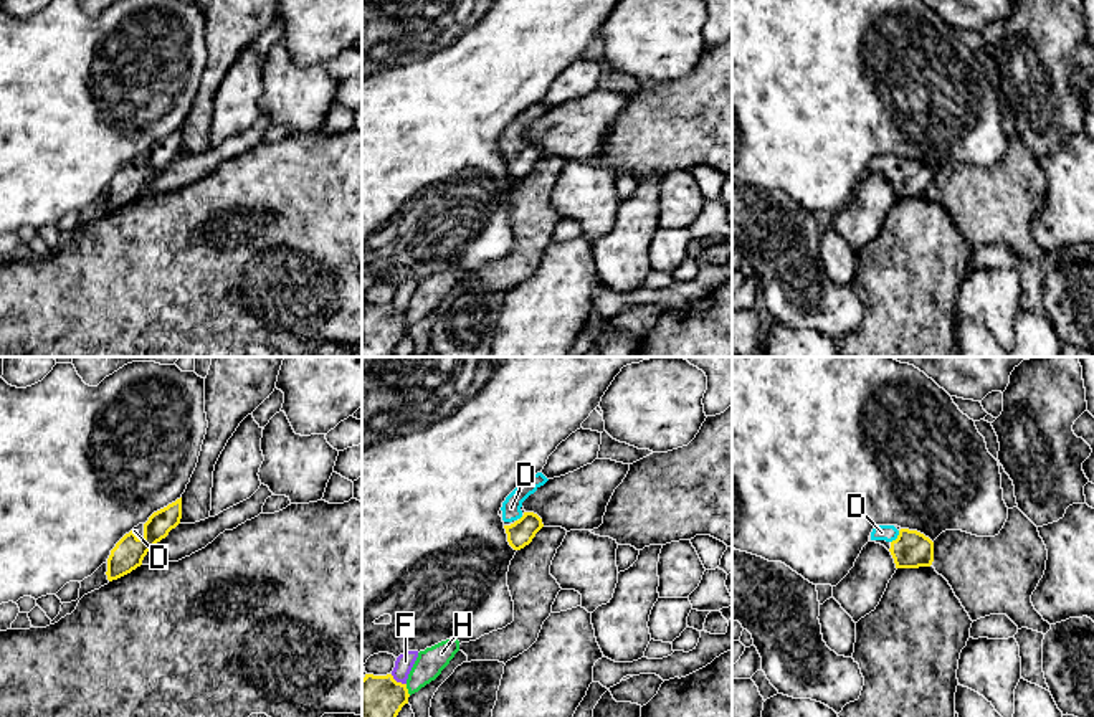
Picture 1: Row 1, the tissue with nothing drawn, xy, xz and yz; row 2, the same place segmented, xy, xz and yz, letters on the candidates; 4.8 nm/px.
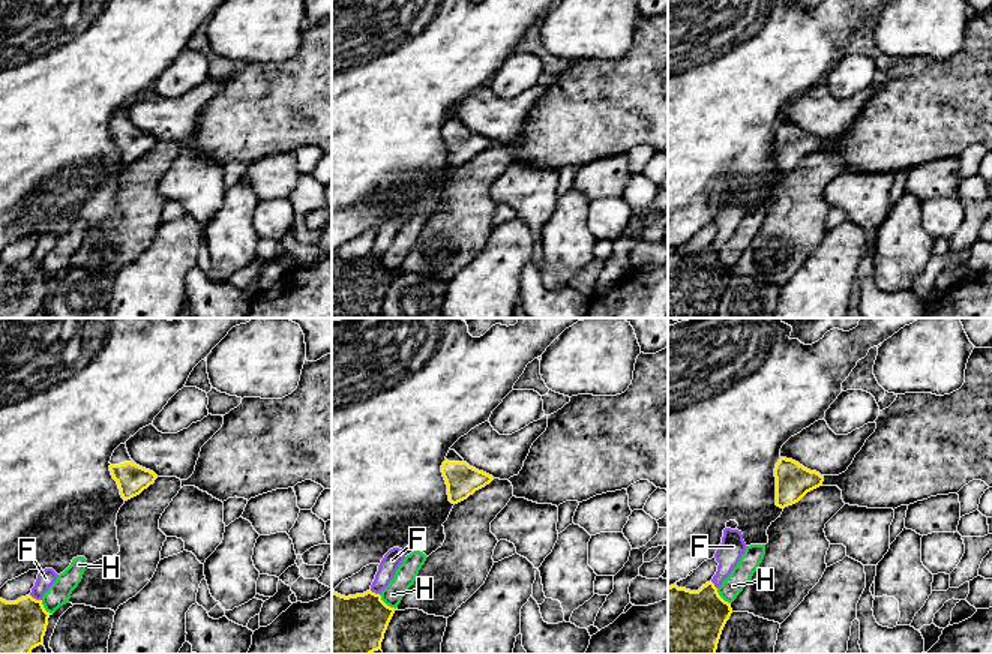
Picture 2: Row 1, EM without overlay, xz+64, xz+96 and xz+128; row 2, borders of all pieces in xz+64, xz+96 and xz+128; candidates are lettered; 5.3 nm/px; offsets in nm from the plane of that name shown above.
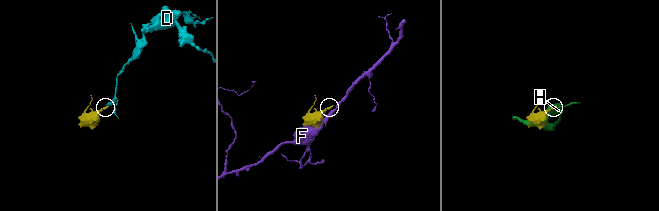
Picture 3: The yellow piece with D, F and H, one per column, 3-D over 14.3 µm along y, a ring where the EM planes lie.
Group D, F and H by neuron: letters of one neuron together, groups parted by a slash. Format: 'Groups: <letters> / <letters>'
Groups: D / F / H

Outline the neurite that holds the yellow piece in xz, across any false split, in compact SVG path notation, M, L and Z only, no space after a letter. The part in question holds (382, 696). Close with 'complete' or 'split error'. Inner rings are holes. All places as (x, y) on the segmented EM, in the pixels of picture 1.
M365 674L362 679L362 717L397 717L408 704L407 684L397 682L392 674Z; complete

